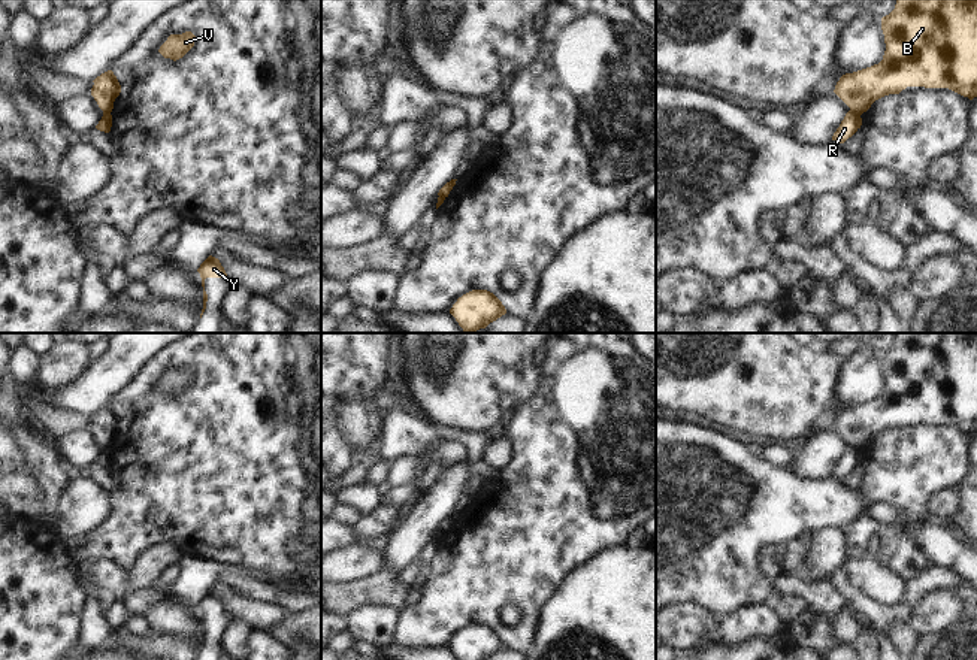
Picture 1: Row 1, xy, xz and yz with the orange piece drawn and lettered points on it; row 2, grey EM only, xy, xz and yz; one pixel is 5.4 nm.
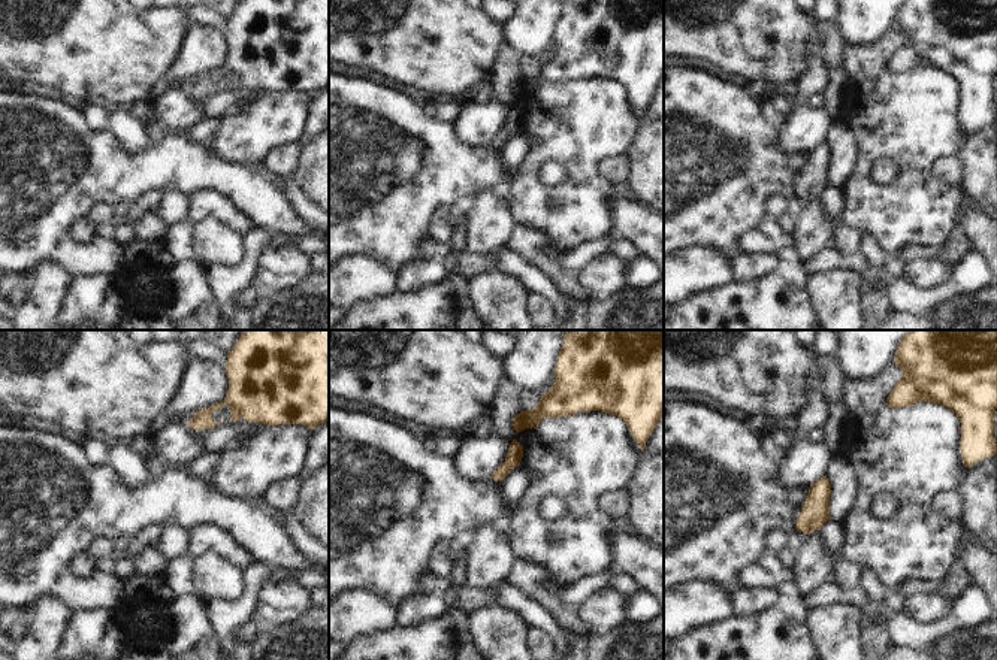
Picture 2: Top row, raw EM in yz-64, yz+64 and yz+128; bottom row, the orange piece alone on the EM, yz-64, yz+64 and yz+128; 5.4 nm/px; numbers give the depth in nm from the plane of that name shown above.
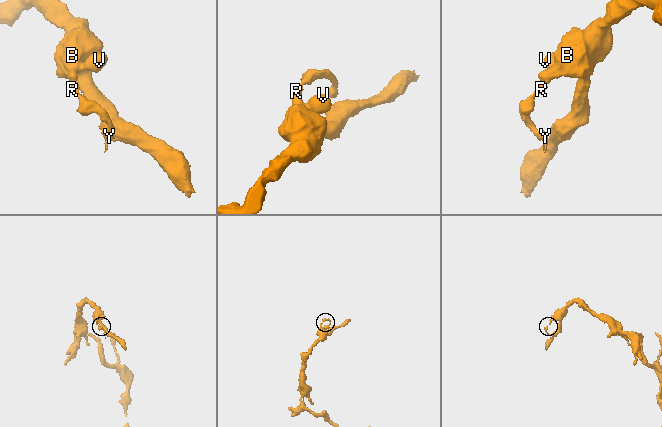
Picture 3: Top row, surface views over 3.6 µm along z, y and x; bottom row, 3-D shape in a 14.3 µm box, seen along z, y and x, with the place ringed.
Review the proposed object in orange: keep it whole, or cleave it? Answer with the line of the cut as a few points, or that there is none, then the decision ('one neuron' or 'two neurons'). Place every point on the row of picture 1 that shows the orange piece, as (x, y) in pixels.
yz (850, 109), (859, 117) | two neurons

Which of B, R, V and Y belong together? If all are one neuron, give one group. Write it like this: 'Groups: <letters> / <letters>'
Groups: B V / R Y.

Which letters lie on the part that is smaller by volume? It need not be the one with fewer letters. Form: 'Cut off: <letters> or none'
Cut off: R, Y.

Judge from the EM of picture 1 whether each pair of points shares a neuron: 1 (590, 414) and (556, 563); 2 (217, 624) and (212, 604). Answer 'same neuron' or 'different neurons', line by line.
1: same neuron
2: same neuron

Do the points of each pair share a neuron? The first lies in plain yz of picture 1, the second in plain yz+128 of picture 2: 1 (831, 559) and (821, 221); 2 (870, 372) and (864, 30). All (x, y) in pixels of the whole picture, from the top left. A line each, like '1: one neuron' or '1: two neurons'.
1: one neuron
2: one neuron

